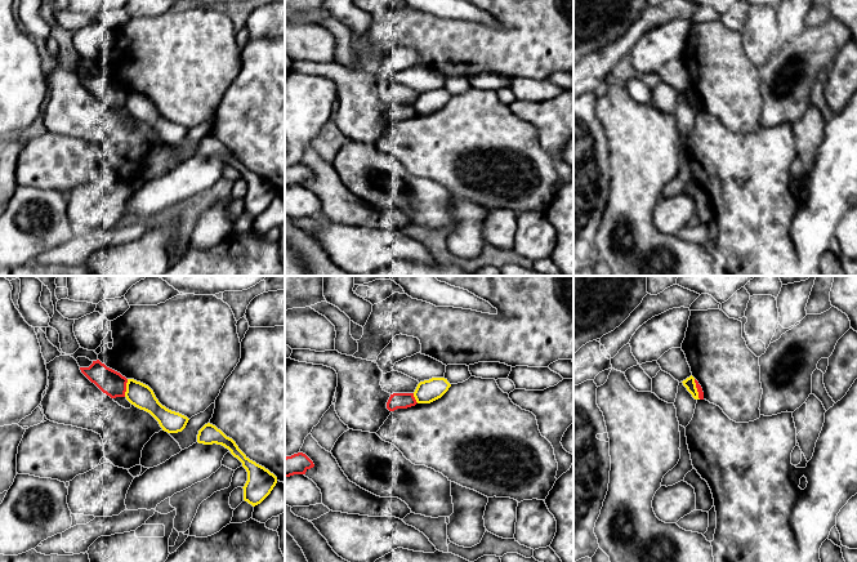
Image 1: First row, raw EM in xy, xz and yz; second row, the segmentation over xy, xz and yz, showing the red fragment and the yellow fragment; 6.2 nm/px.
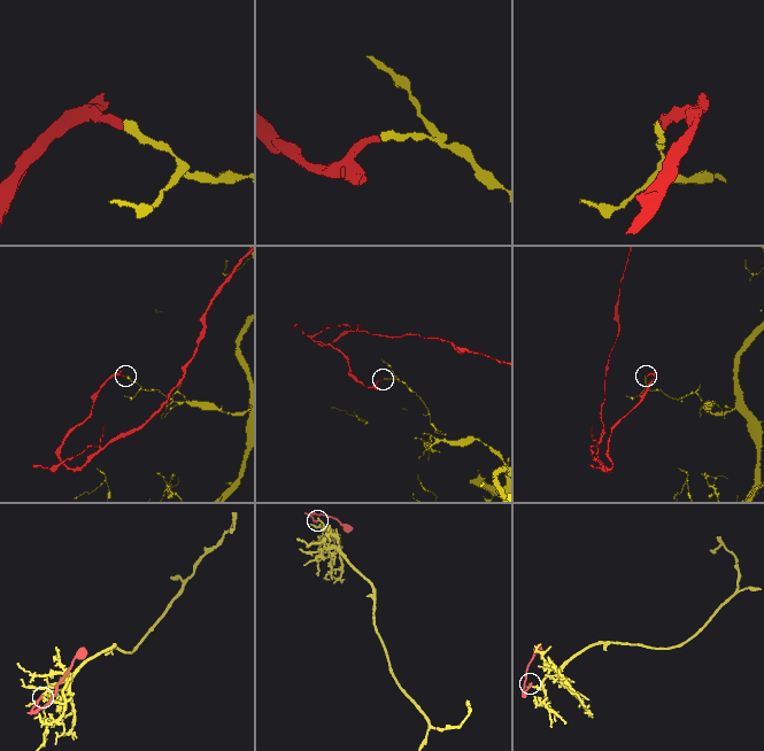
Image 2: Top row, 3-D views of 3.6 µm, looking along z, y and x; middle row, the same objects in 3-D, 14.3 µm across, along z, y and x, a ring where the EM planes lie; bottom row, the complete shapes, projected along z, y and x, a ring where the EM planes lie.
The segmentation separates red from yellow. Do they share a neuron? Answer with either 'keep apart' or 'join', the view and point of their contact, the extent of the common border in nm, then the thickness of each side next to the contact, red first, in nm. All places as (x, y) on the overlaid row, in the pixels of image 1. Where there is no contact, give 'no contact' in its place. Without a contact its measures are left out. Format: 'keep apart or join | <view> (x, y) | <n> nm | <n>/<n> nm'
keep apart | xy (125, 388) | 110 nm | 160/150 nm

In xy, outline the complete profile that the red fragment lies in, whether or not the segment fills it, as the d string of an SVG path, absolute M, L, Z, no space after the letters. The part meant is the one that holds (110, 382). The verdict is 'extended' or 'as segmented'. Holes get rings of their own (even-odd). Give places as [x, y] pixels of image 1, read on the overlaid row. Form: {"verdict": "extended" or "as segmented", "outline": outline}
{"verdict": "as segmented", "outline": "M99 360L89 367L80 367L81 373L111 398L125 397L128 379L107 367Z"}

